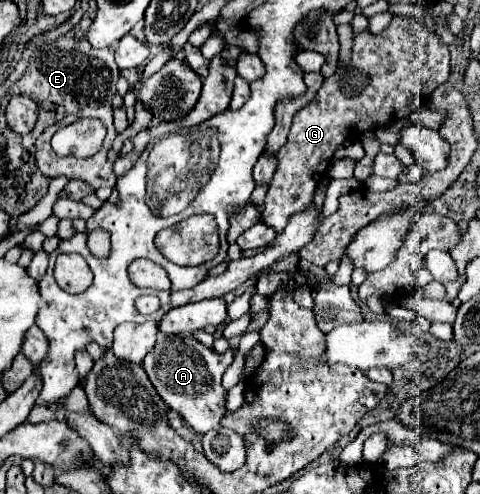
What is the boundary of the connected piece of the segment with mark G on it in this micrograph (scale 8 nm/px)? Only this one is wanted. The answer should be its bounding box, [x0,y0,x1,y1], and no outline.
[261,16,449,234]

